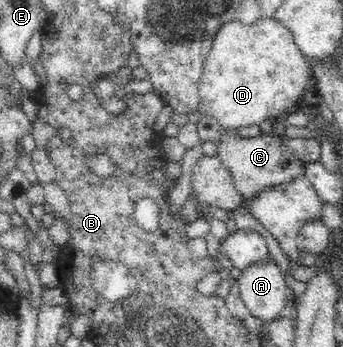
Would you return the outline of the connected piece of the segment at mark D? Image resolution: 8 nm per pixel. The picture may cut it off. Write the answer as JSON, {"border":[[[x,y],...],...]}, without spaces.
{"border":[[[263,17],[252,24],[243,25],[240,21],[219,25],[217,37],[213,41],[213,49],[205,60],[202,78],[199,85],[201,110],[210,114],[218,125],[225,129],[239,129],[251,125],[259,126],[265,120],[275,121],[298,108],[305,85],[311,78],[308,58],[294,42],[293,33],[279,21]]]}

